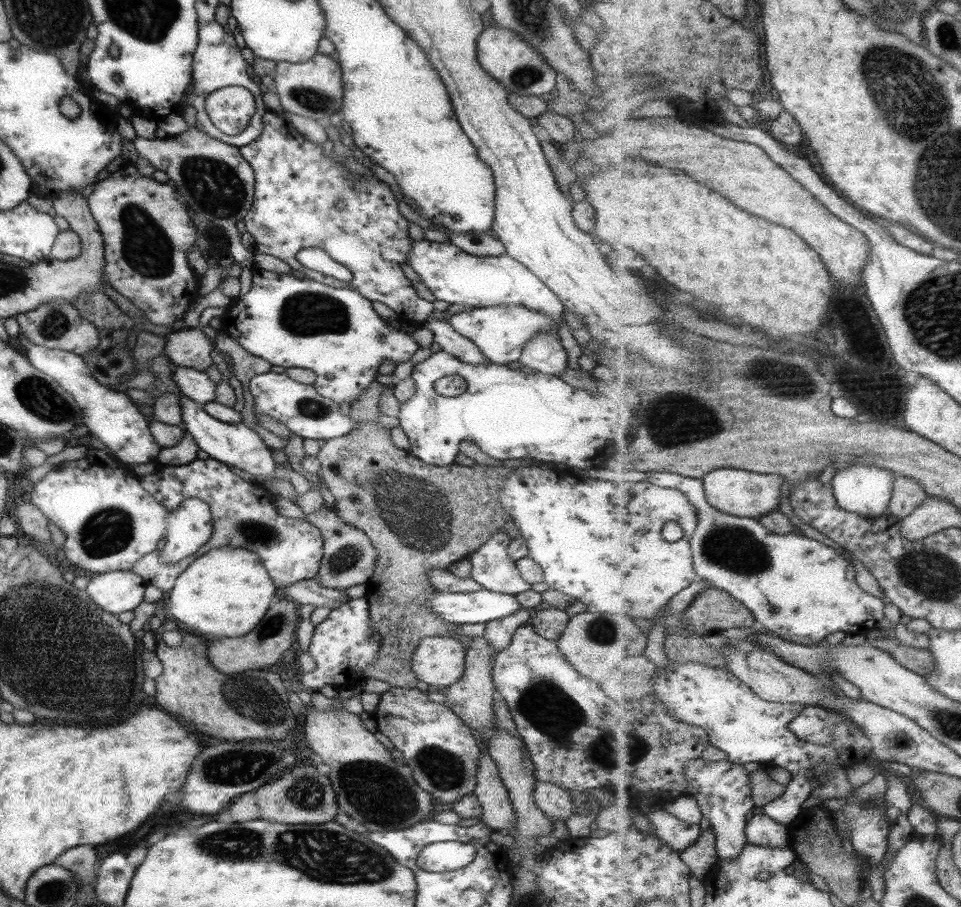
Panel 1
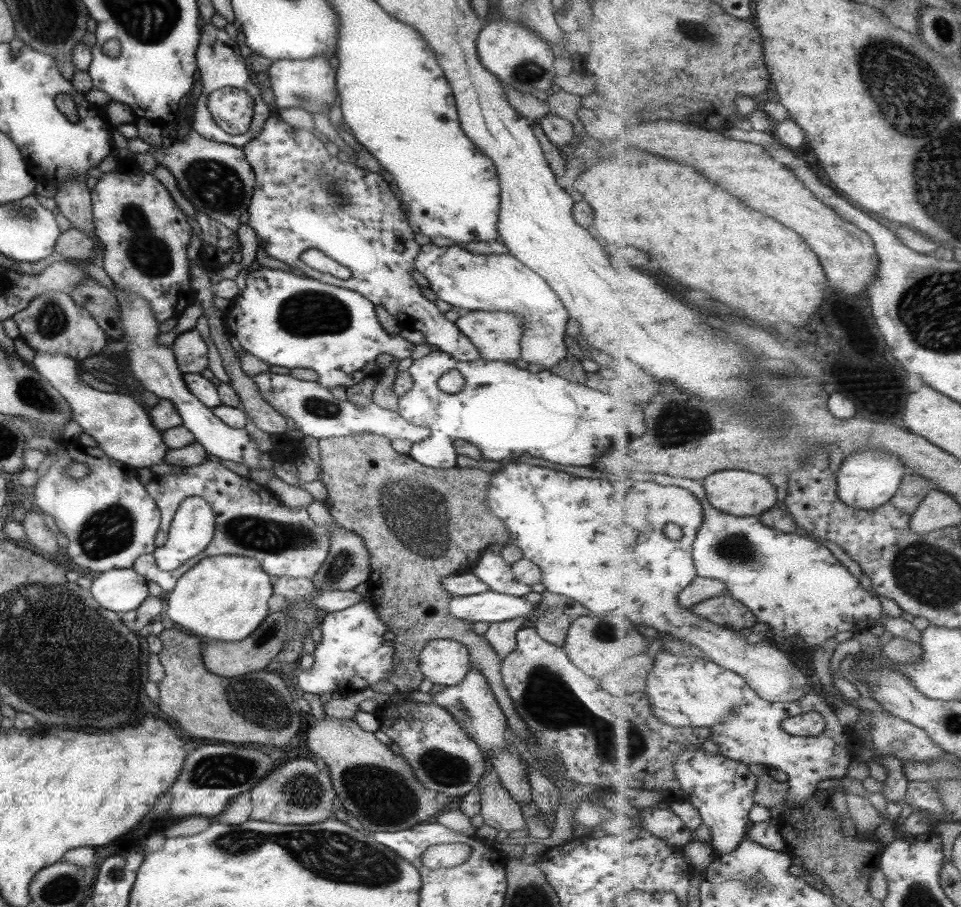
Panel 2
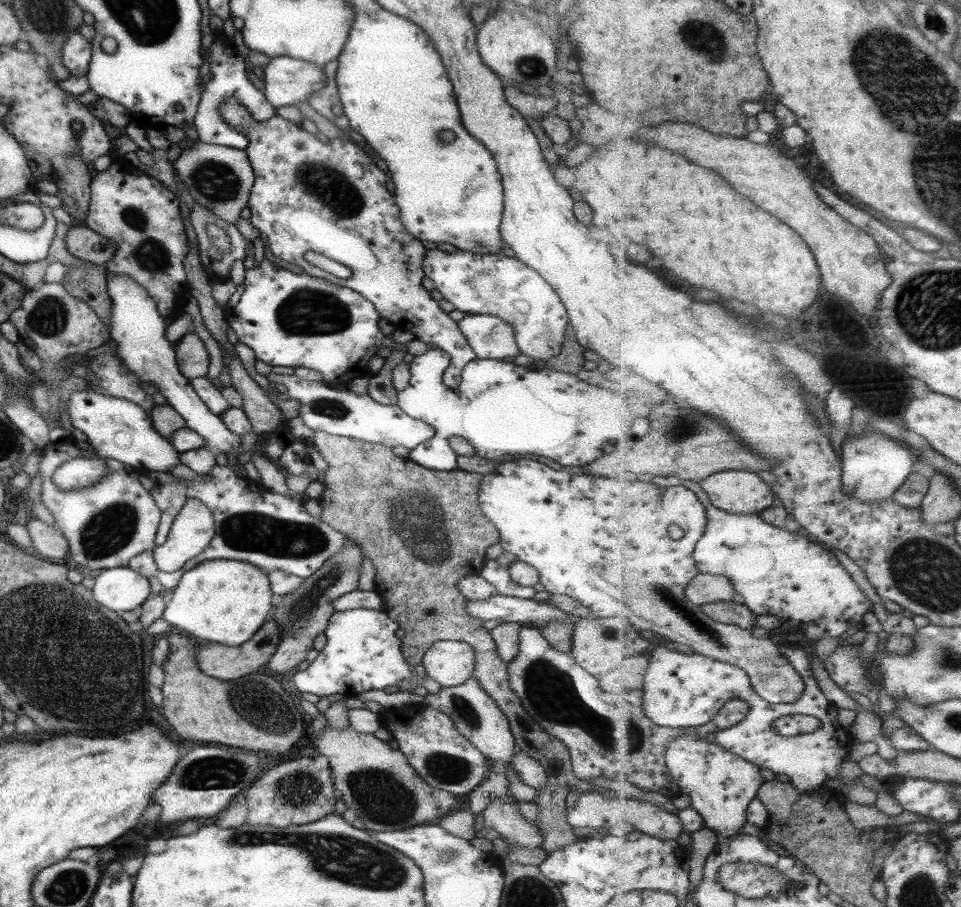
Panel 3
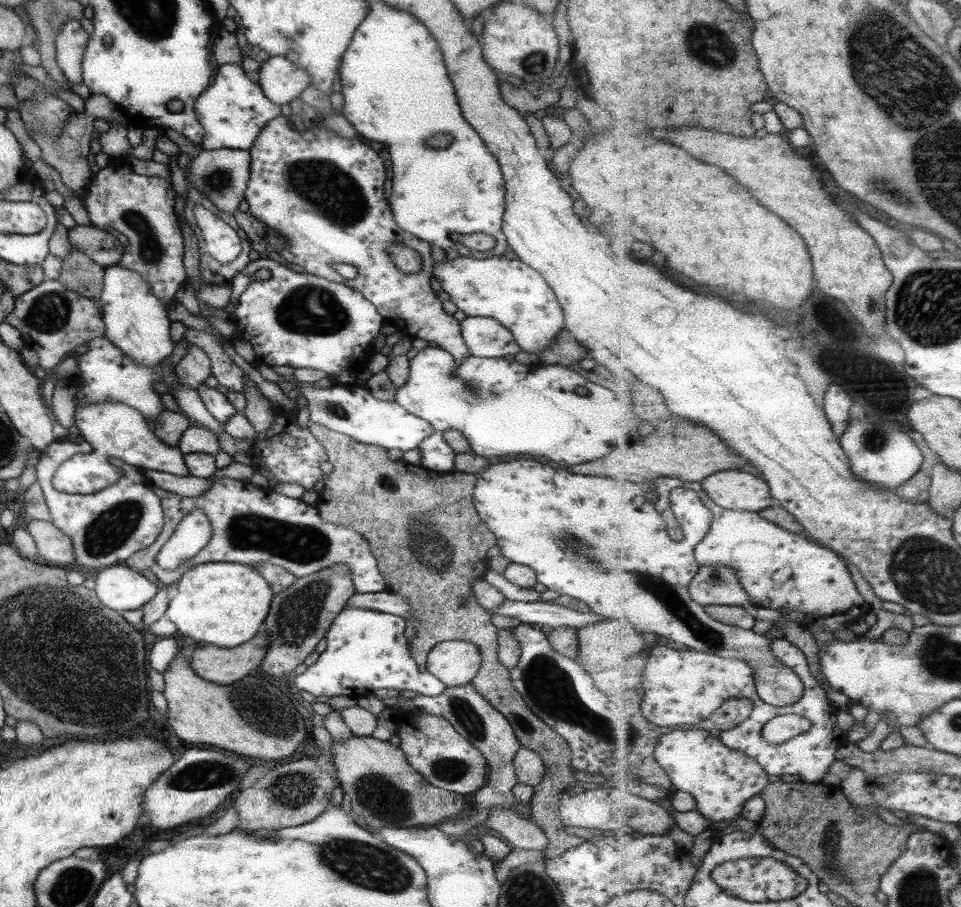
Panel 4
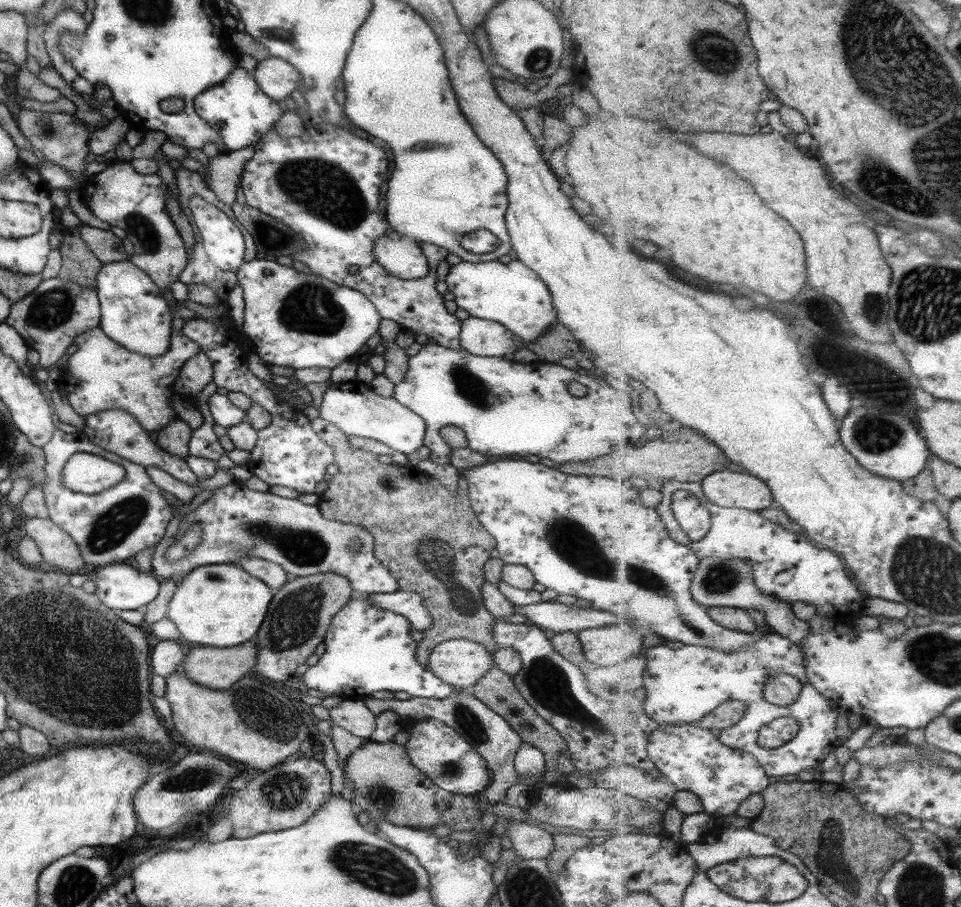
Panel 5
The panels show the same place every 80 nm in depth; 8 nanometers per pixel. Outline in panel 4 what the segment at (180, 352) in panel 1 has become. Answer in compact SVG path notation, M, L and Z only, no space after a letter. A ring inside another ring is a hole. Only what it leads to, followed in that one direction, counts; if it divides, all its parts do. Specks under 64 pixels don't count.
M187 342L181 360L174 366L180 383L194 388L211 375L208 356L198 346Z

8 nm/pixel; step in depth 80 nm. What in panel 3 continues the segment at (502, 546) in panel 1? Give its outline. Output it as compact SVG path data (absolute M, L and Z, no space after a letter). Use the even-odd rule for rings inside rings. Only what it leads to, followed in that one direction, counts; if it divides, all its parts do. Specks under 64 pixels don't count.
M486 559L478 575L493 586L500 595L531 599L535 593L530 586L523 586L513 582L508 573L508 567L502 567L497 561Z

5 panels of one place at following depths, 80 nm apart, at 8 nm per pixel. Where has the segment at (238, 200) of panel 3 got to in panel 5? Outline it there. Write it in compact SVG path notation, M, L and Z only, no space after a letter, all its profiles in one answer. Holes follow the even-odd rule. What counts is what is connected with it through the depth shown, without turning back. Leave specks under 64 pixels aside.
M252 146L234 151L224 149L208 158L202 180L207 190L217 197L217 201L229 207L236 202L237 181L241 180L243 167L252 157L253 151Z

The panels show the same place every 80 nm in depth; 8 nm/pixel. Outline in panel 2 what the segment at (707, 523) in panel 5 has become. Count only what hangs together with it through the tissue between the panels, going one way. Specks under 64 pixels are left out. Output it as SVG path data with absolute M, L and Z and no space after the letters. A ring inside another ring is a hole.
M507 464L503 466L499 472L492 474L488 486L488 508L501 521L504 522L508 530L508 542L504 544L515 545L522 552L522 557L540 568L542 574L540 583L545 586L545 590L553 592L553 594L561 594L579 602L581 606L585 606L595 616L620 616L629 617L637 626L648 633L656 633L667 638L675 638L691 645L698 646L701 652L708 659L718 663L720 666L733 670L737 674L741 674L743 679L747 680L751 689L758 692L764 699L769 702L785 704L786 702L795 702L807 697L817 686L815 679L807 678L806 674L799 670L794 663L794 659L789 657L785 652L778 650L770 641L762 641L760 643L749 644L747 637L739 635L738 630L729 626L719 626L718 623L713 624L706 618L701 618L692 607L683 606L679 602L679 593L685 590L697 577L698 570L695 566L694 559L694 542L698 537L700 526L705 521L704 508L697 496L690 490L681 488L680 486L663 486L653 480L643 476L627 476L625 480L589 480L589 478L575 478L569 476L565 472L555 472L549 468L541 468L541 466L529 466L529 464ZM673 522L683 530L682 540L669 540L663 532L663 528Z

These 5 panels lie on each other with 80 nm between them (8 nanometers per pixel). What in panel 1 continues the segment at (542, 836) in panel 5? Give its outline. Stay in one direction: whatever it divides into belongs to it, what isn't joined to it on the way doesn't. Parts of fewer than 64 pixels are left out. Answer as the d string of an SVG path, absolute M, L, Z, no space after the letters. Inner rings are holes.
M485 750L479 751L478 761L476 762L476 784L473 795L476 797L477 805L482 810L480 820L483 821L491 830L501 832L503 828L512 828L515 820L511 803L509 802L507 790L503 787L498 768L489 753Z

